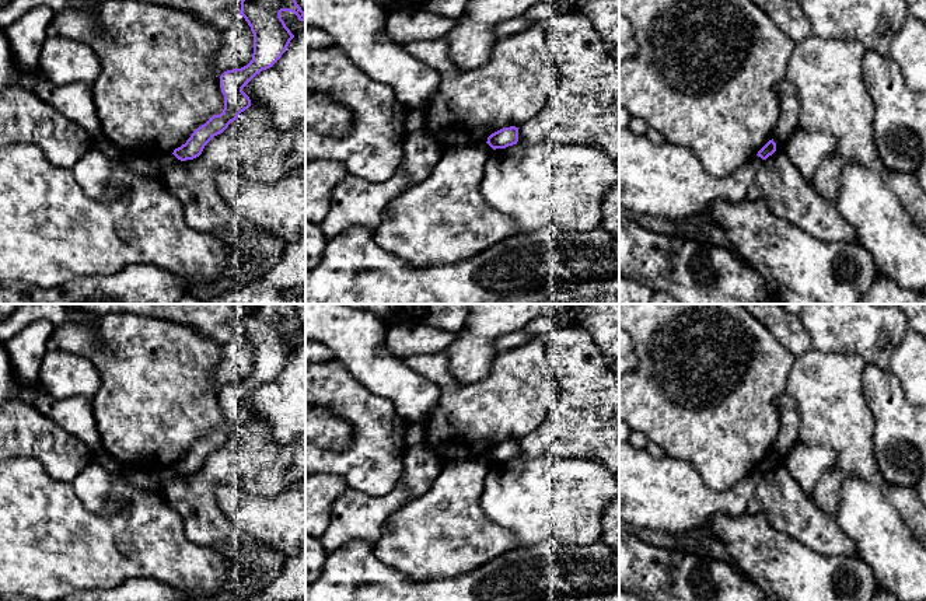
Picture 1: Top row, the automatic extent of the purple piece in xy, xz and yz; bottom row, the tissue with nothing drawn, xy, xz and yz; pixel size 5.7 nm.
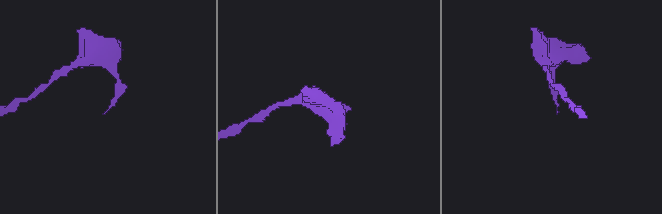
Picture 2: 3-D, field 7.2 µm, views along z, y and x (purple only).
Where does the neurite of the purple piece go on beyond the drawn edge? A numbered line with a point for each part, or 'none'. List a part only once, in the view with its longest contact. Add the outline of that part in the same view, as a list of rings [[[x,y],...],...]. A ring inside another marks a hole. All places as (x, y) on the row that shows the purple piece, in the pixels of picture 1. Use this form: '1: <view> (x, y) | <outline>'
none

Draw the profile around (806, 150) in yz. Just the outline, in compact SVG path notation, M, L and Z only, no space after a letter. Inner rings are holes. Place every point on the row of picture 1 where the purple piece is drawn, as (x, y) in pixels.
M796 127L786 141L782 151L796 167L804 181L814 188L813 178L822 161L835 153L836 140L824 132L808 132Z

